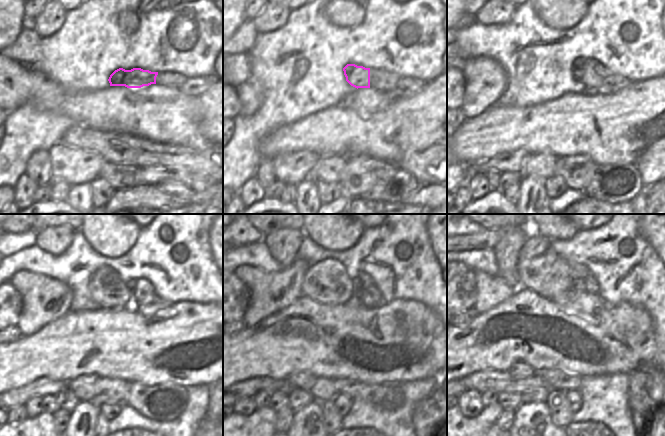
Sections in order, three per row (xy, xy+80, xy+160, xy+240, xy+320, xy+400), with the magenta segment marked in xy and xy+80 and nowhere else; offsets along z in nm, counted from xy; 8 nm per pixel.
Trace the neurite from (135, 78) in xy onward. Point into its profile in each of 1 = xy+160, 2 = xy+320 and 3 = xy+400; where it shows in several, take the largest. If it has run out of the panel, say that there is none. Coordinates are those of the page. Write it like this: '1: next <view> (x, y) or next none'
1: next xy+160 (577, 72)
2: next xy+320 (327, 281)
3: next xy+400 (548, 275)

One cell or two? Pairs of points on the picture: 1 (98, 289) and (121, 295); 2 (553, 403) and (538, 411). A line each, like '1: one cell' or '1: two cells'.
1: one cell
2: two cells

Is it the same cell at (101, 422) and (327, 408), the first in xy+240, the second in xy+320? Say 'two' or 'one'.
one

